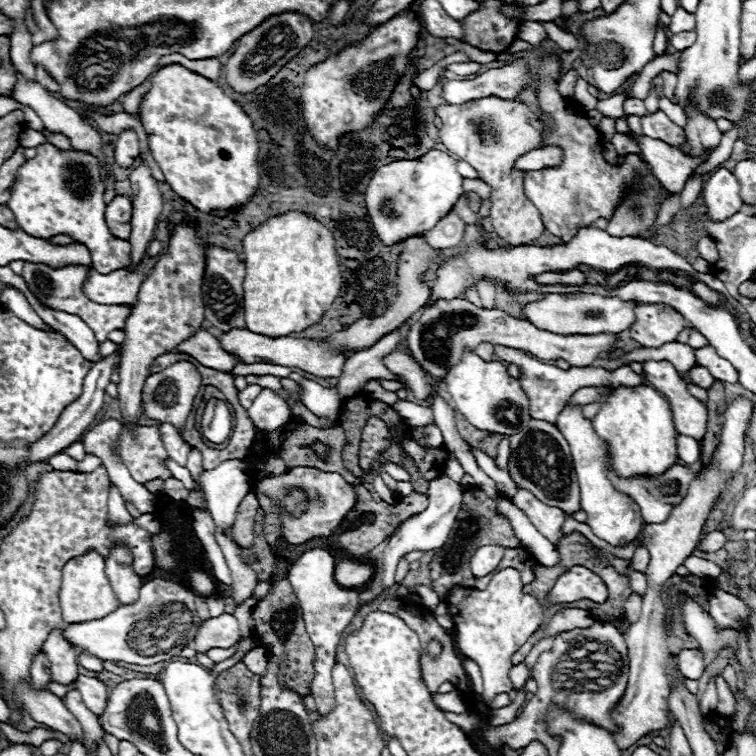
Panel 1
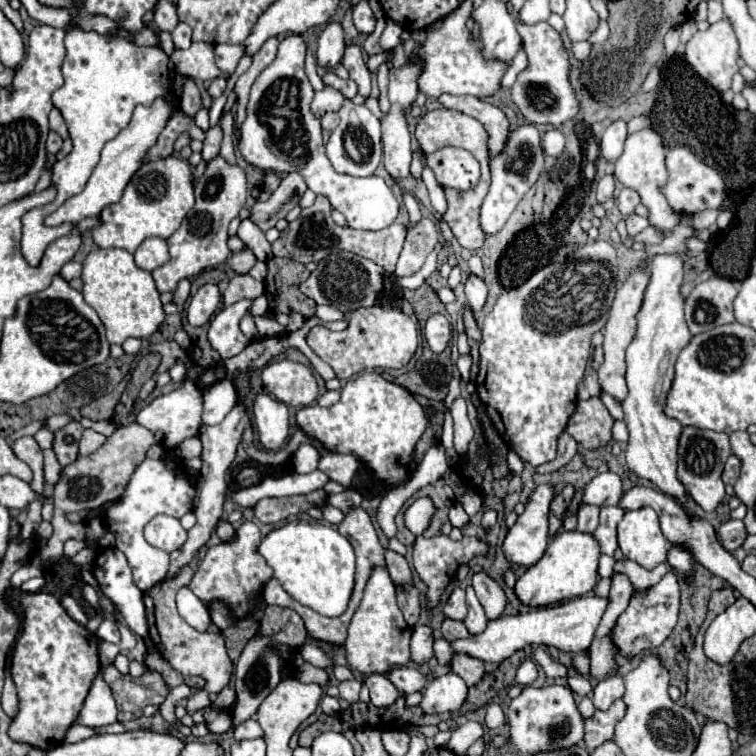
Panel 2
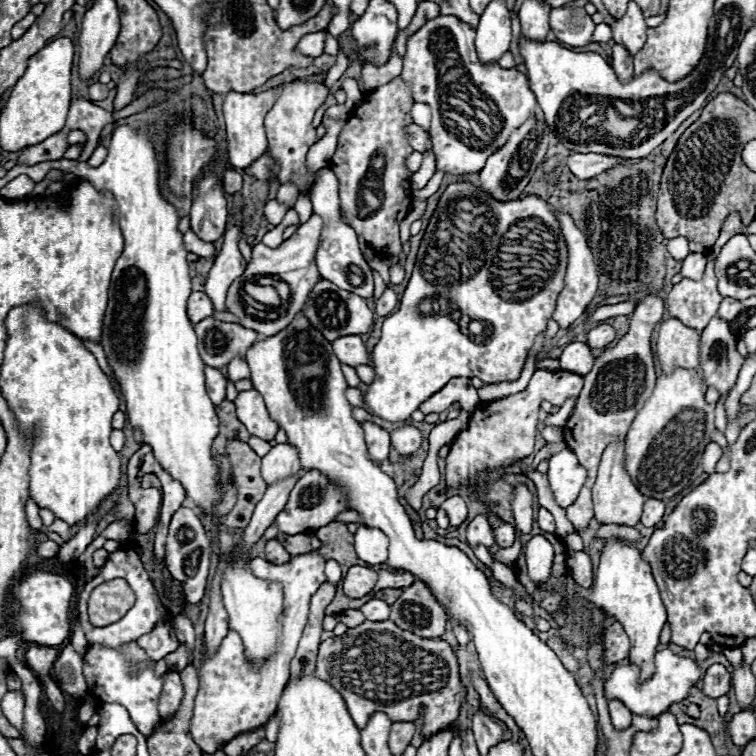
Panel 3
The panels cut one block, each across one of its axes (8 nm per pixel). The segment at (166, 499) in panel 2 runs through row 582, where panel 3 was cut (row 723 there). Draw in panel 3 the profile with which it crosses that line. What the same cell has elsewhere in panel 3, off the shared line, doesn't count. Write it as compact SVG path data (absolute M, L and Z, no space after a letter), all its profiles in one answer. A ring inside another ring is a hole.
M136 641L128 642L120 648L106 648L102 644L92 644L88 648L88 652L84 654L84 678L88 684L88 692L92 696L96 696L100 702L116 702L122 704L128 712L130 718L134 720L136 728L148 736L152 734L152 730L156 728L156 724L162 722L158 710L156 710L156 702L162 690L162 678L158 678L154 674L154 666L152 660L148 660L146 652L142 648L138 648ZM146 662L148 668L142 670L140 674L132 674L132 666Z

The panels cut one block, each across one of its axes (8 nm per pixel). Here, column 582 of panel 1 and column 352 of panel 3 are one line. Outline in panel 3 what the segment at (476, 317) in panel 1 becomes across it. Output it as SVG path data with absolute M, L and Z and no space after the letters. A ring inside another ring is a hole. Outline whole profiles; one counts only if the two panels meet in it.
M356 334L342 336L342 338L334 340L332 346L334 346L334 354L338 356L338 360L342 364L350 364L350 366L368 364L368 352L366 352L360 336L356 336Z

